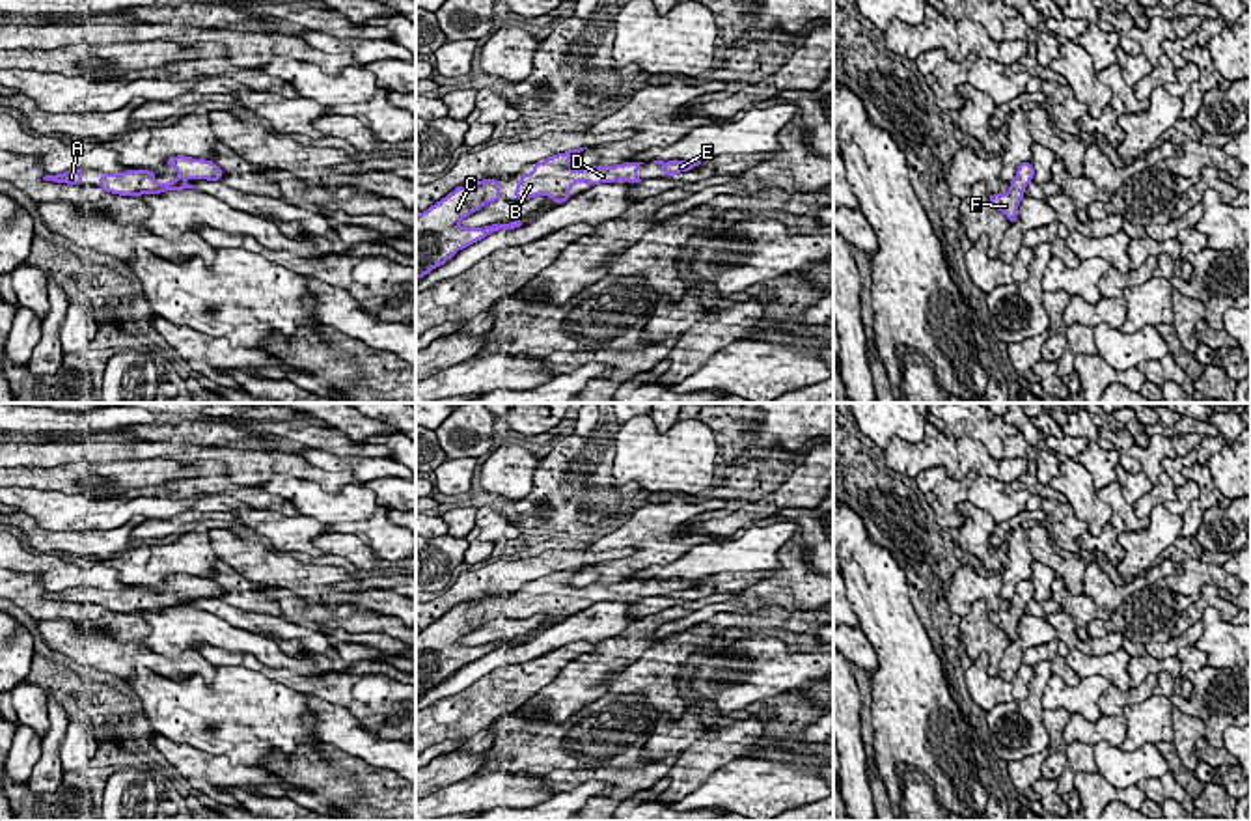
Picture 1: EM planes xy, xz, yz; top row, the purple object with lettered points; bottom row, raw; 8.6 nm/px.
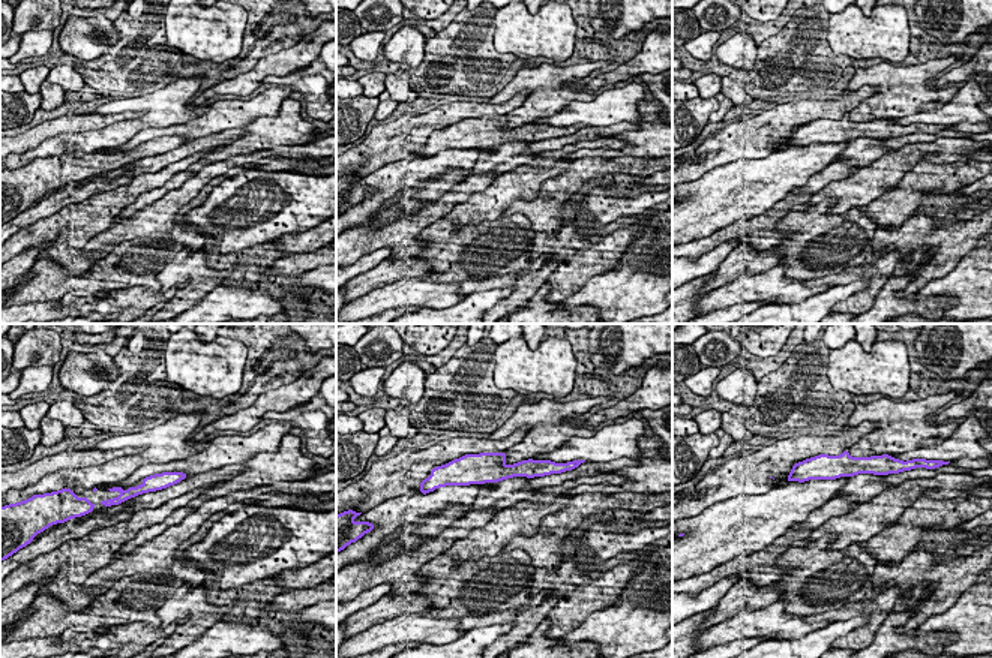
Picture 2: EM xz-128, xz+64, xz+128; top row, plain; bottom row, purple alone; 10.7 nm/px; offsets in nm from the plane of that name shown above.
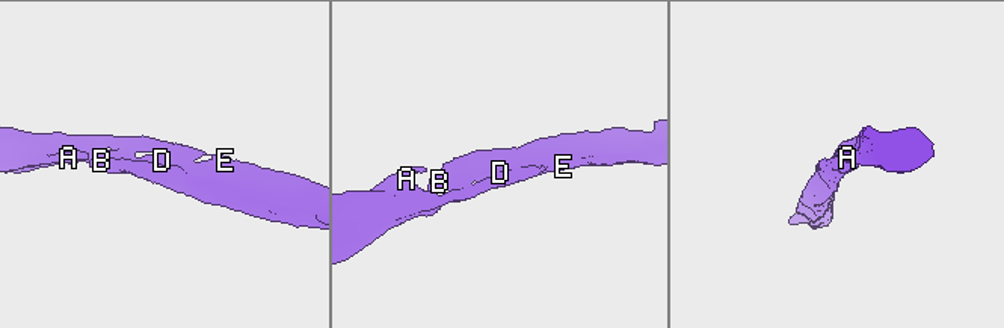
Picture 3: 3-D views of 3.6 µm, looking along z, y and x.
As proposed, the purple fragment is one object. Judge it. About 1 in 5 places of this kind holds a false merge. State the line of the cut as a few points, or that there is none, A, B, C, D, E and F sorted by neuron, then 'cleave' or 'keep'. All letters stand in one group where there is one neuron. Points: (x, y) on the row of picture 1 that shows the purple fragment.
no cut; A B C D E F; keep

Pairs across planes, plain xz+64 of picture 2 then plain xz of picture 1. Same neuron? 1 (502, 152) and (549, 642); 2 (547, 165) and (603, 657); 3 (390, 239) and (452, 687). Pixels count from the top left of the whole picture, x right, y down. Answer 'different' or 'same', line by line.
1: same
2: same
3: different

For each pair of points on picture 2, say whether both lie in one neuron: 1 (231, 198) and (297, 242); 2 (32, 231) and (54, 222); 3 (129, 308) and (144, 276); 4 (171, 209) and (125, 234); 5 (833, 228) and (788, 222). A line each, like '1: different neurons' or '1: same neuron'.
1: different neurons
2: same neuron
3: different neurons
4: same neuron
5: same neuron

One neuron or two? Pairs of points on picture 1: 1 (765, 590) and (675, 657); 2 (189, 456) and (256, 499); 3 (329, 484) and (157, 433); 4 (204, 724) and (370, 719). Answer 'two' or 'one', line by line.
1: two
2: two
3: two
4: two

